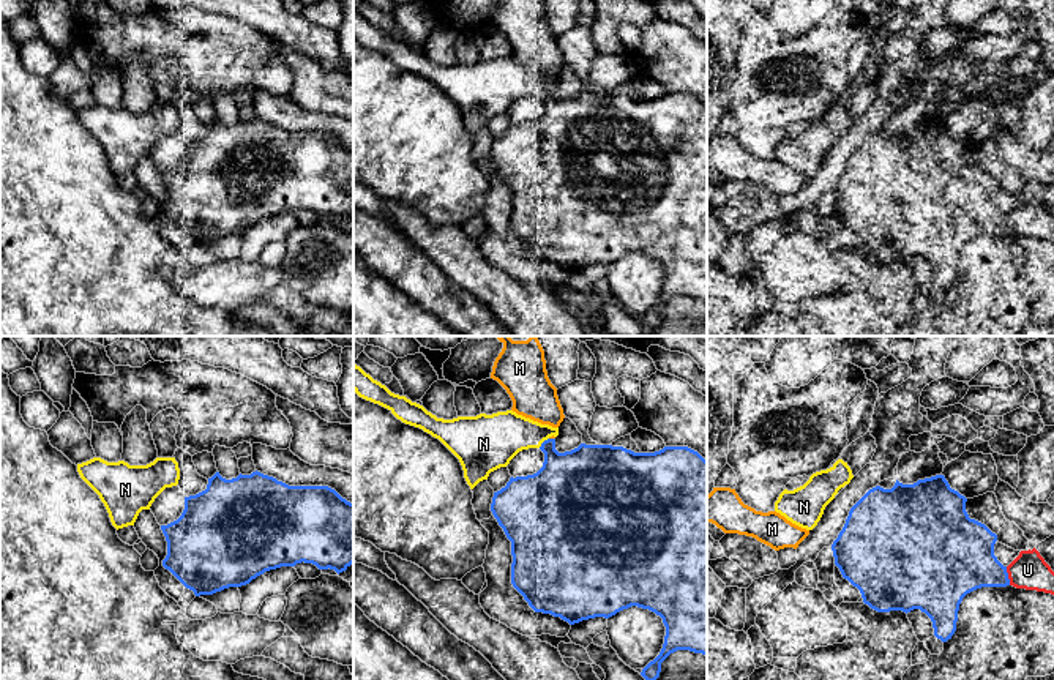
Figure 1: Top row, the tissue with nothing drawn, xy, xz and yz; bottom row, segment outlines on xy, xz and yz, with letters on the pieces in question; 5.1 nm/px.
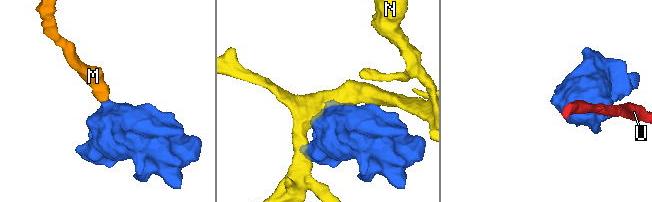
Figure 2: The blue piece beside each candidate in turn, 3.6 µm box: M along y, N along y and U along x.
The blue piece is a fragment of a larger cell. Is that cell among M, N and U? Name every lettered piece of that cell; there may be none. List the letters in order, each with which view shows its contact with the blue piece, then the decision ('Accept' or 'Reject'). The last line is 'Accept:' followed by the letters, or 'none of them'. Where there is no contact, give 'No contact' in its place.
M: Touches blue in xz. Accept
N: Touches blue in xz. Reject
U: Touches blue in yz. Reject
Accept: M

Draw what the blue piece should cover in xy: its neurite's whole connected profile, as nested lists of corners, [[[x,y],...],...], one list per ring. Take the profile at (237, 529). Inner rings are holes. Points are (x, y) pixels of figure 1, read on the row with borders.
[[[257,470],[232,480],[216,472],[205,491],[185,497],[181,516],[161,530],[167,541],[163,566],[196,596],[301,562],[338,574],[353,563],[353,503],[328,486],[289,486]]]

